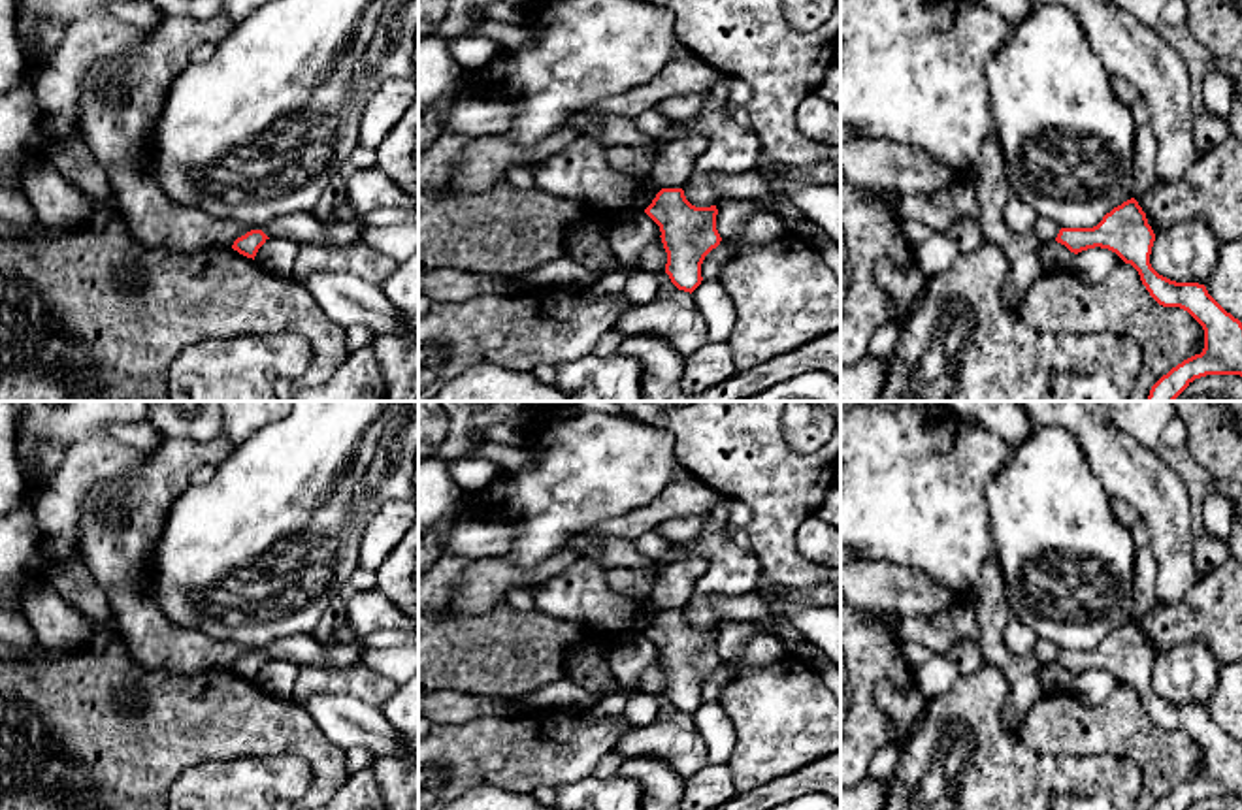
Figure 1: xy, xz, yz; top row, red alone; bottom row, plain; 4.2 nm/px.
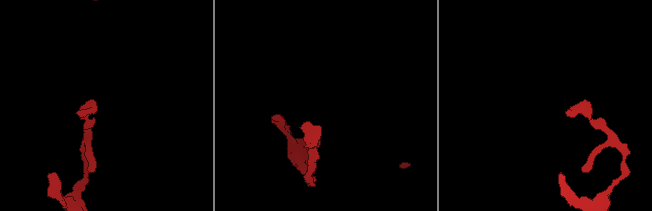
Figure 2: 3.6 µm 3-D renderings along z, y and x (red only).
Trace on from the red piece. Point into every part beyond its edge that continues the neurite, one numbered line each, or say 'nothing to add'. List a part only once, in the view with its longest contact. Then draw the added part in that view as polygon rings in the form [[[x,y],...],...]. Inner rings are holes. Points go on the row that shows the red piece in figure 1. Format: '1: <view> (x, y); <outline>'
nothing to add

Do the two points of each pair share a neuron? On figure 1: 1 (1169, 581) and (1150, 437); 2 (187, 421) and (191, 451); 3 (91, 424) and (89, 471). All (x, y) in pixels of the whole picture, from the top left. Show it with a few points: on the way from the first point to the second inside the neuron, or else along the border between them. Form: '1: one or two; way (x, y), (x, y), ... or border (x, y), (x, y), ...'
1: two; border (1114, 424), (1154, 451)
2: two; border (221, 432), (206, 441), (164, 439)
3: one; way (89, 436), (89, 460)

